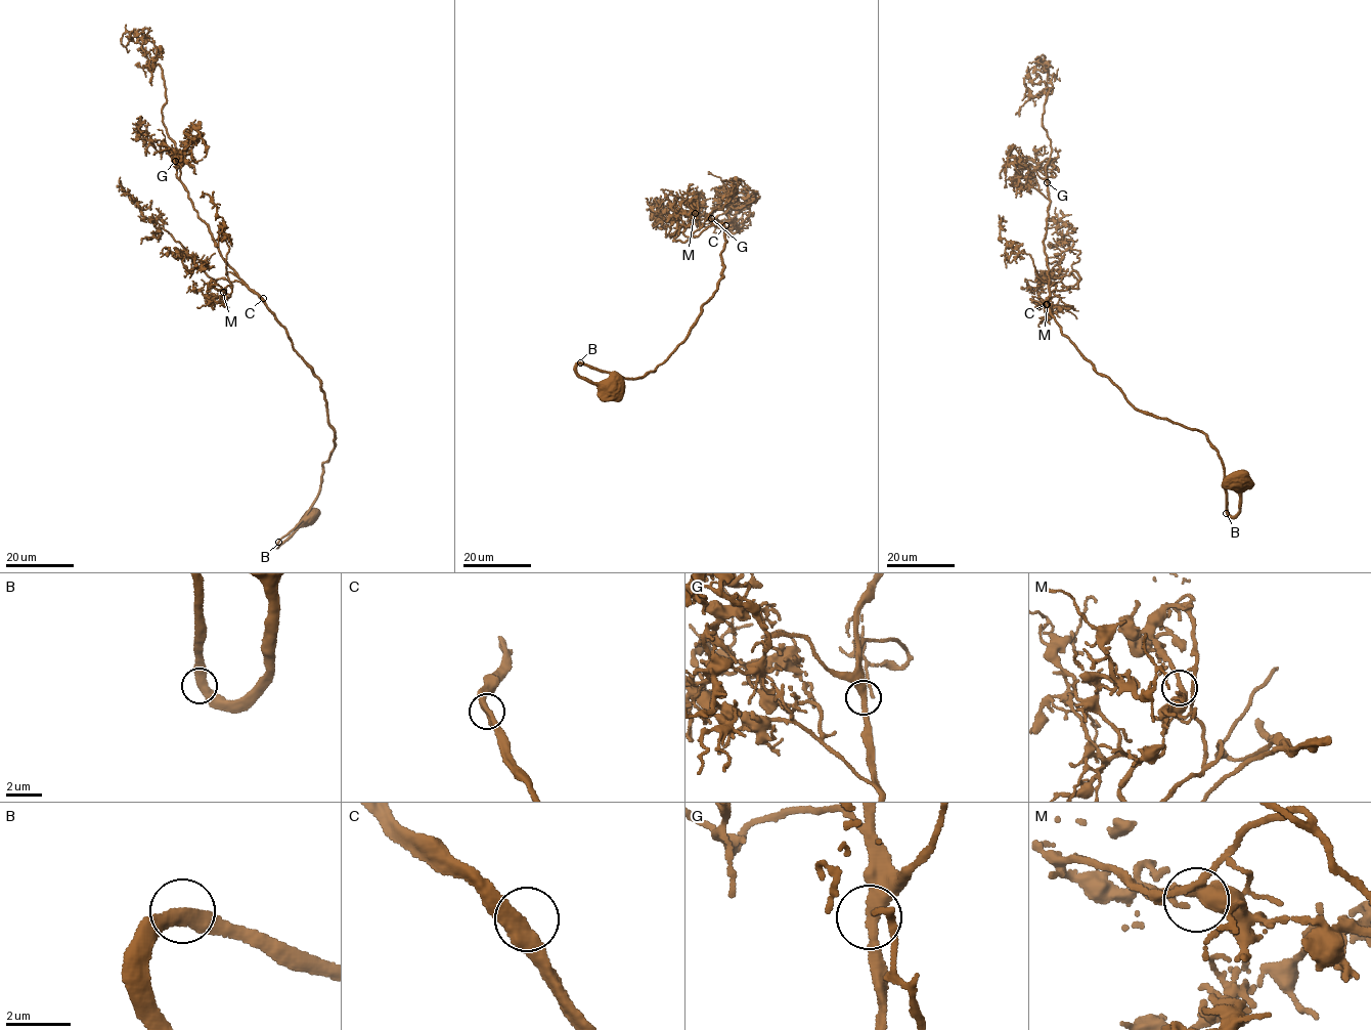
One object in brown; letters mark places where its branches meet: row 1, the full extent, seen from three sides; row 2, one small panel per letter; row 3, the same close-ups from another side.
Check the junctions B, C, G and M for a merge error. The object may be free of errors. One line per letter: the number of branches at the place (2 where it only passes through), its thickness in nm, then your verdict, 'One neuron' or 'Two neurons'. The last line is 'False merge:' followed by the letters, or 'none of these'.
B: Branches: 2. Thickness 360 nm. One neuron
C: Branches: 2. Thickness 400 nm. One neuron
G: Branches: 2. Thickness 360 nm. One neuron
M: Branches: 2. Thickness 420 nm. One neuron
False merge: none of these

